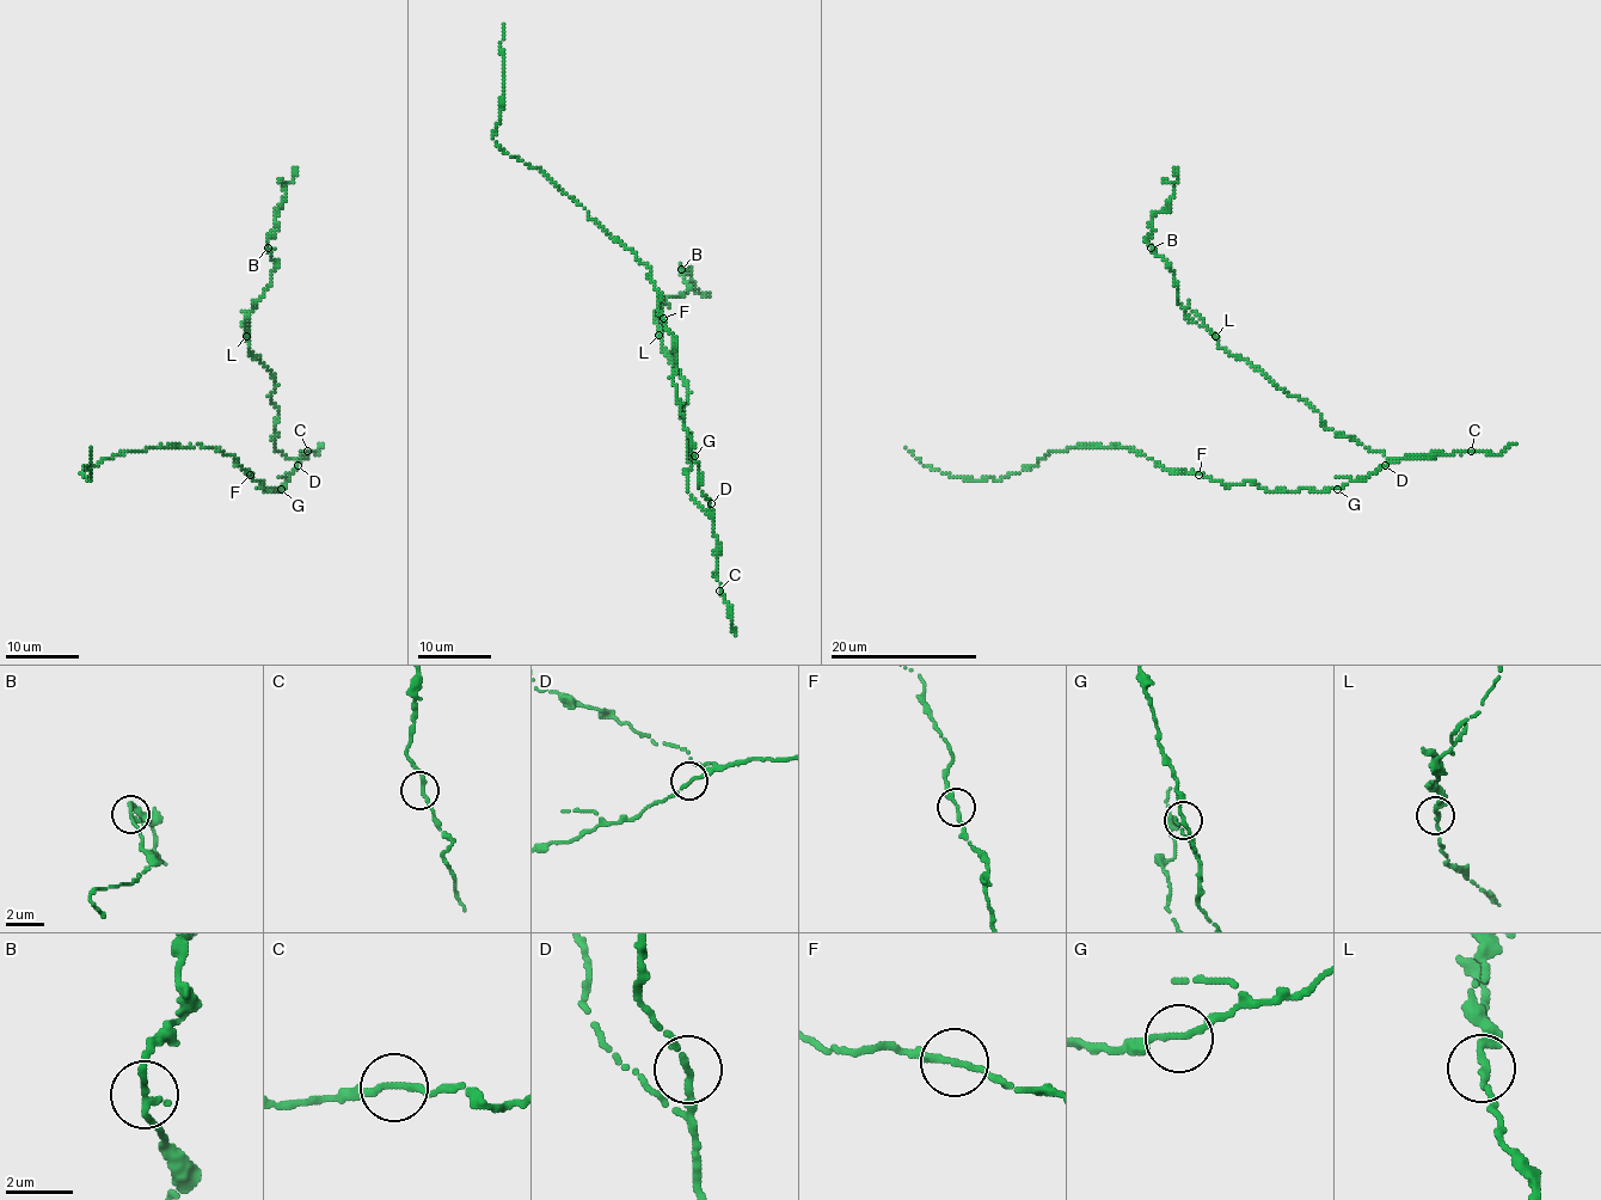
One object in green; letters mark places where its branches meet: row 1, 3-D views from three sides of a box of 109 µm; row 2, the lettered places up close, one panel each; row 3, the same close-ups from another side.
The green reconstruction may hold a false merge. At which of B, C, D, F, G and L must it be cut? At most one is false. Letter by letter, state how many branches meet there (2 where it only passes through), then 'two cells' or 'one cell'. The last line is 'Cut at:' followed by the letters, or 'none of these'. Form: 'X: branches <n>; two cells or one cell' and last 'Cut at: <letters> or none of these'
B: branches 2; one cell
C: branches 2; one cell
D: branches 2; one cell
F: branches 2; one cell
G: branches 2; one cell
L: branches 2; one cell
Cut at: none of these

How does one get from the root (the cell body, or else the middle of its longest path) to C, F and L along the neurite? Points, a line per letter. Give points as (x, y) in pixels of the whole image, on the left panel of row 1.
C: (281, 489), (287, 475), (298, 465), (300, 455), (305, 455), (301, 452), (307, 451)
F: (281, 489), (263, 490), (259, 485), (264, 482), (261, 485), (250, 475)
L: (281, 489), (298, 459), (276, 451), (280, 411), (270, 395), (277, 384), (274, 374), (250, 355), (246, 336)

